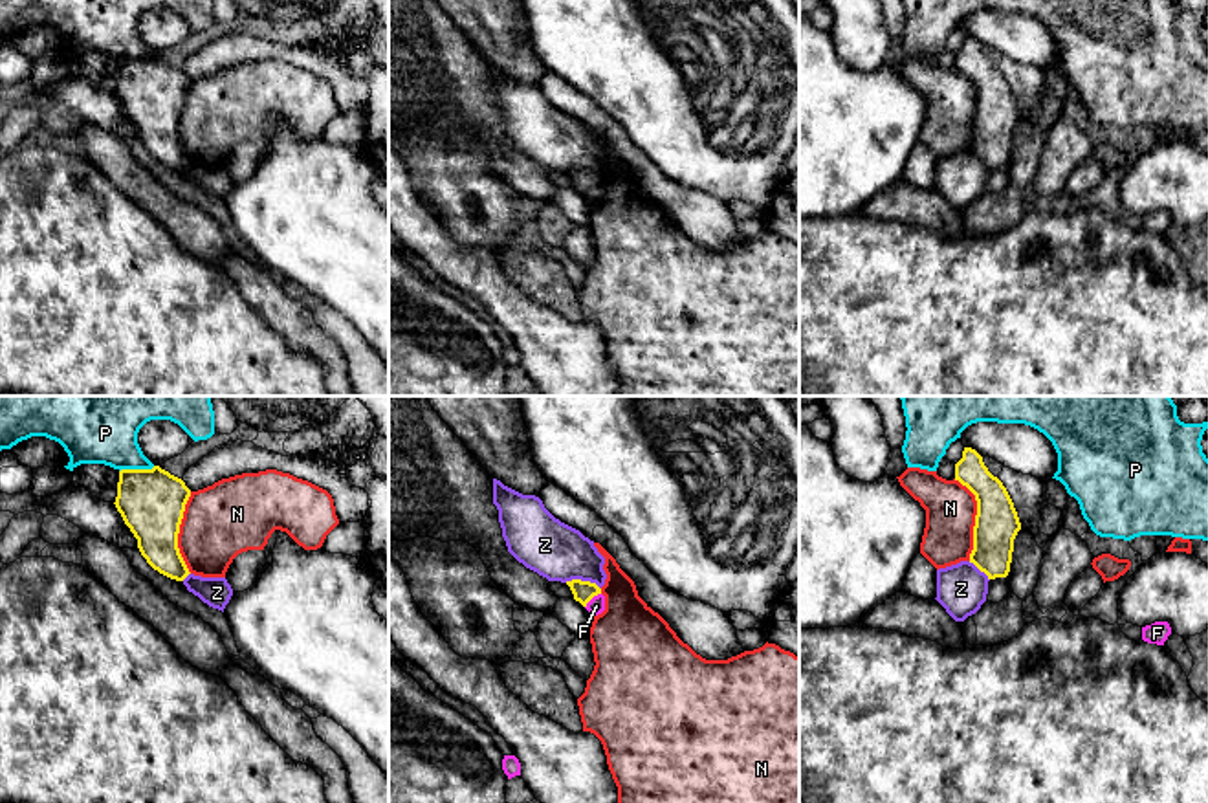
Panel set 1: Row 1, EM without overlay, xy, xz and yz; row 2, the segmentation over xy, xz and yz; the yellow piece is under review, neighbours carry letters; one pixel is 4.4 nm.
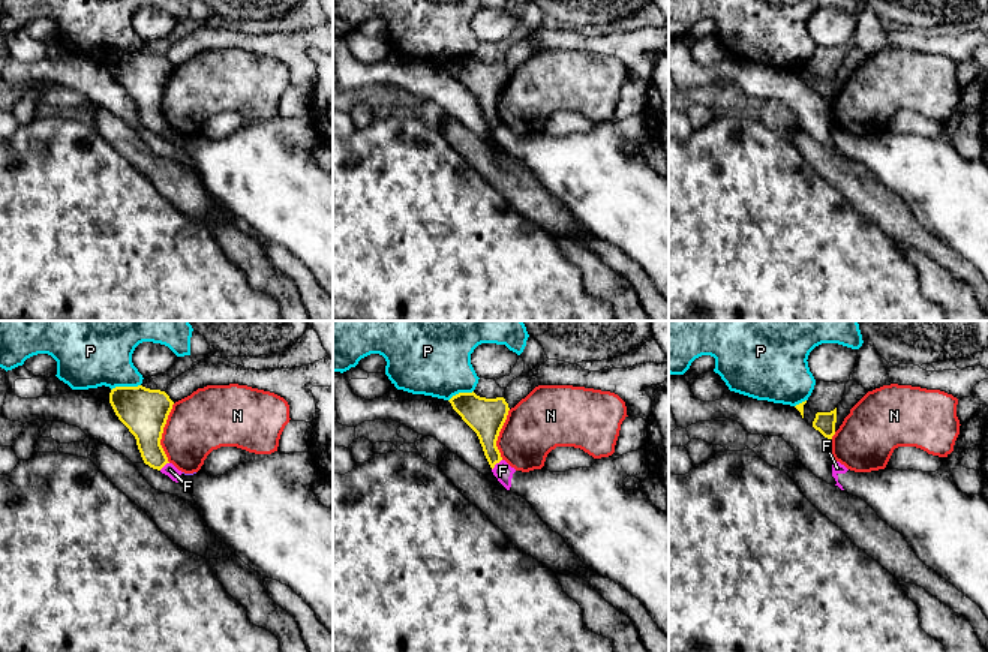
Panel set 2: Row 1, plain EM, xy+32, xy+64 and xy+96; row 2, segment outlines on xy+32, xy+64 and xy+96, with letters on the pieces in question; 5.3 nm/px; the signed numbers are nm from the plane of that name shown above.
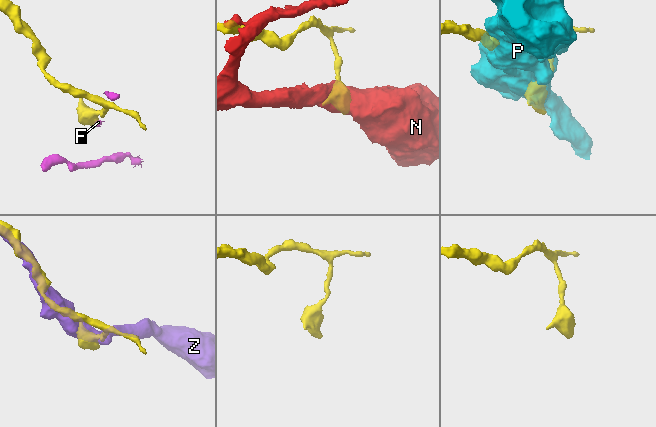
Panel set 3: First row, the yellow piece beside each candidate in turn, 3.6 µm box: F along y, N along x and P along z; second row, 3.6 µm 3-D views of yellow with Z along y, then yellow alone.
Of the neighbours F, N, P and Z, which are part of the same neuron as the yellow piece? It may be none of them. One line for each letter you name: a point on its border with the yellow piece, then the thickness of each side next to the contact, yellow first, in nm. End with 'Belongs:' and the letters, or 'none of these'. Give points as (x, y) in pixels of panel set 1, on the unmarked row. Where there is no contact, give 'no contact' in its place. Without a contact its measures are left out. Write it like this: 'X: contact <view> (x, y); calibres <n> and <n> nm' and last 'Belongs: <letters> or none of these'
Belongs: none of these

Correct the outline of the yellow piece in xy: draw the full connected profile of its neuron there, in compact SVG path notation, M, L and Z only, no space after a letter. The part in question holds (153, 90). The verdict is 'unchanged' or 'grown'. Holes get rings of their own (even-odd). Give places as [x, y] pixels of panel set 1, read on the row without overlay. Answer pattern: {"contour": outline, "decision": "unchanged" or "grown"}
{"contour": "M121 59L115 97L137 128L147 152L159 163L183 170L191 161L178 138L178 123L191 79L169 60Z", "decision": "unchanged"}

